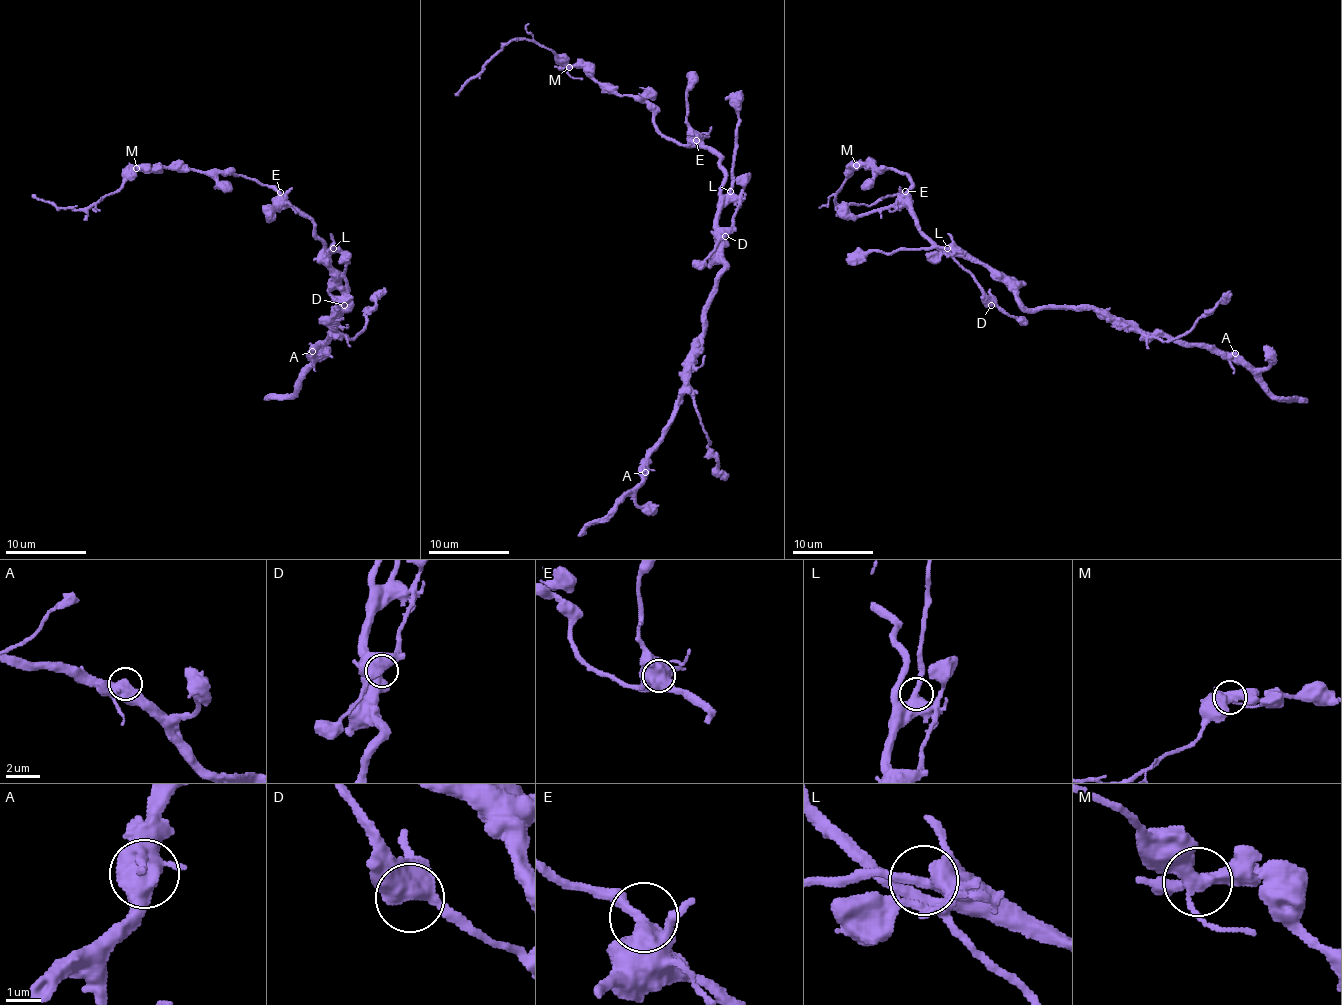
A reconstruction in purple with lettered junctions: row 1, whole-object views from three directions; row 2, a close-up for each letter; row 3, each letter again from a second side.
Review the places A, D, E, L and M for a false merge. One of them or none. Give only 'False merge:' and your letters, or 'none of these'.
False merge: M

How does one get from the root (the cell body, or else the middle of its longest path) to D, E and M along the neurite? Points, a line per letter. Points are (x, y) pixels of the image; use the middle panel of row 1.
D: (719, 197), (739, 199), (730, 230), (725, 236)
E: (719, 197), (726, 171), (721, 164), (722, 160), (696, 140)
M: (719, 197), (726, 171), (718, 154), (677, 144), (657, 127), (646, 103), (610, 93), (582, 66), (568, 66)

